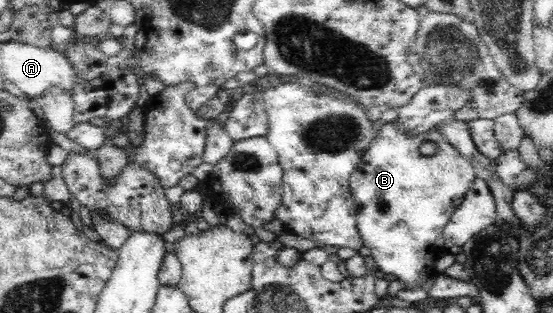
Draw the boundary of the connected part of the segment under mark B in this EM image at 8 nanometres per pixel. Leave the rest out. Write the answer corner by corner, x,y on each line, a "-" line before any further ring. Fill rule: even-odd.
399,120
383,124
367,152
361,157
358,169
350,178
350,189
358,206
357,228
363,238
363,245
371,249
377,265
375,271
379,275
394,275
397,281
405,284
403,290
429,291
435,275
438,274
434,266
435,260
443,252
435,246
435,241
442,237
442,231
451,215
464,201
464,196
476,178
471,161
449,145
437,128
412,137
411,132
405,132
405,126
-
425,140
436,143
437,153
431,156
419,154
421,142

